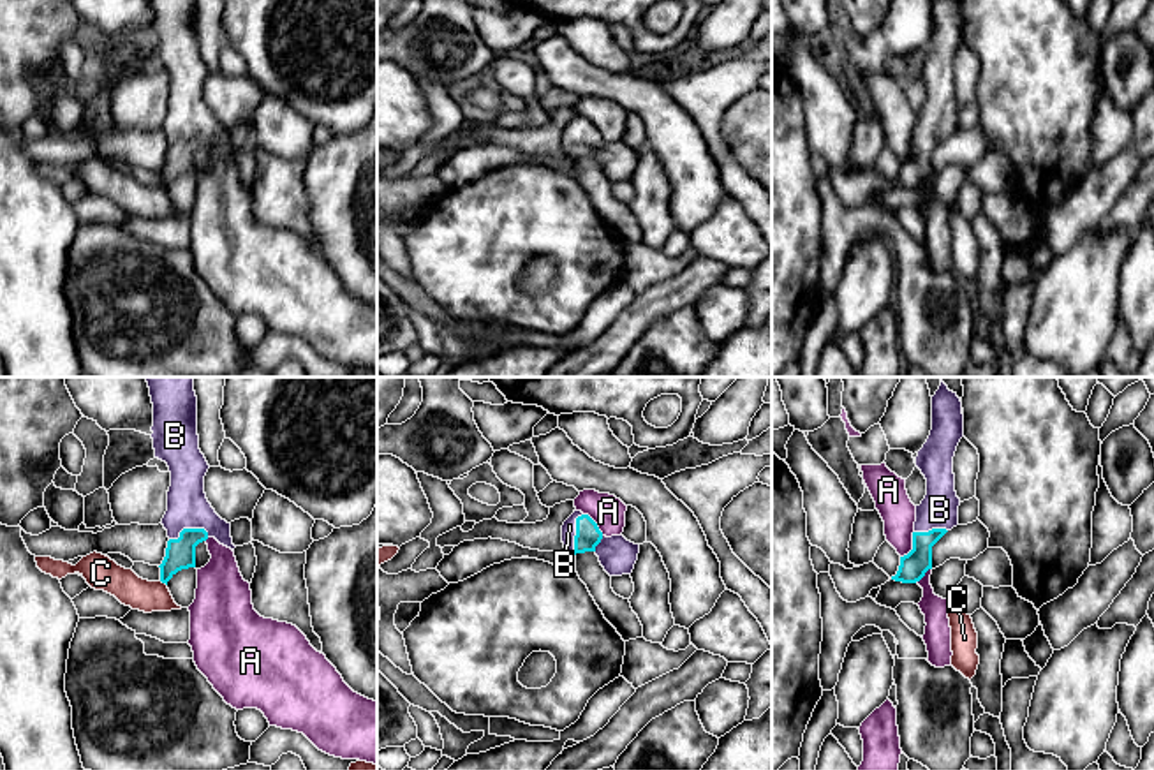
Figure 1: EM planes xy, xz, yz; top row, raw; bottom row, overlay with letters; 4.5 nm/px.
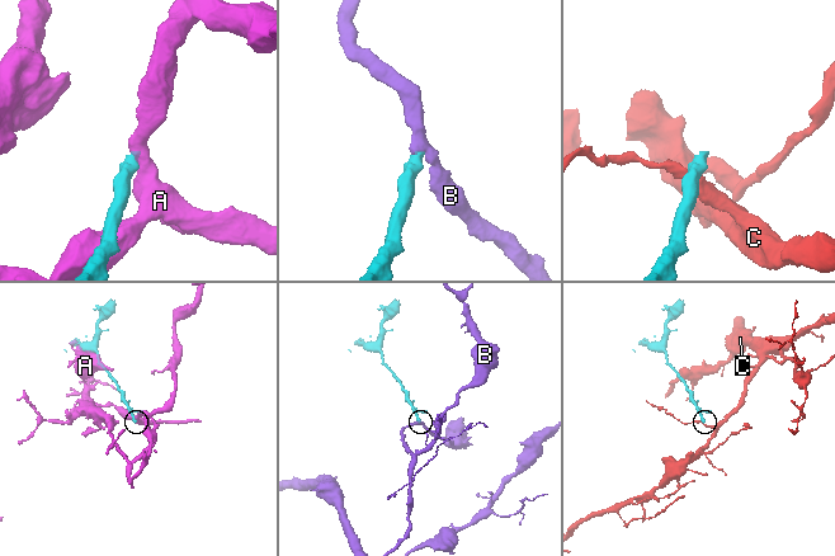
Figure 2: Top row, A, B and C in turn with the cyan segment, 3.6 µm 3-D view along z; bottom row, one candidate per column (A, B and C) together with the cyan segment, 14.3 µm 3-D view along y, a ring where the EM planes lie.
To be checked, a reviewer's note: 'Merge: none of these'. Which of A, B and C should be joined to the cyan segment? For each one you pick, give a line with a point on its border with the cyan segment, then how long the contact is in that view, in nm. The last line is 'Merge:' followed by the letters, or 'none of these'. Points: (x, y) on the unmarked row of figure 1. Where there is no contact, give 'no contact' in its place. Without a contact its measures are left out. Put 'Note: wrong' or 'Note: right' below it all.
B: meets cyan in xy at (187, 134); contact 190 nm long
Merge: B
Note: wrong

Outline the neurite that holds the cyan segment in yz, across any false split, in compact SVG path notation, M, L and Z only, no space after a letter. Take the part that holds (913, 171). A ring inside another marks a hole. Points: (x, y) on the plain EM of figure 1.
M957 0L932 2L932 35L918 56L916 72L927 85L927 100L916 111L913 155L900 162L891 185L920 187L932 174L932 152L958 130L960 104L955 97L953 62L964 42L962 7Z

